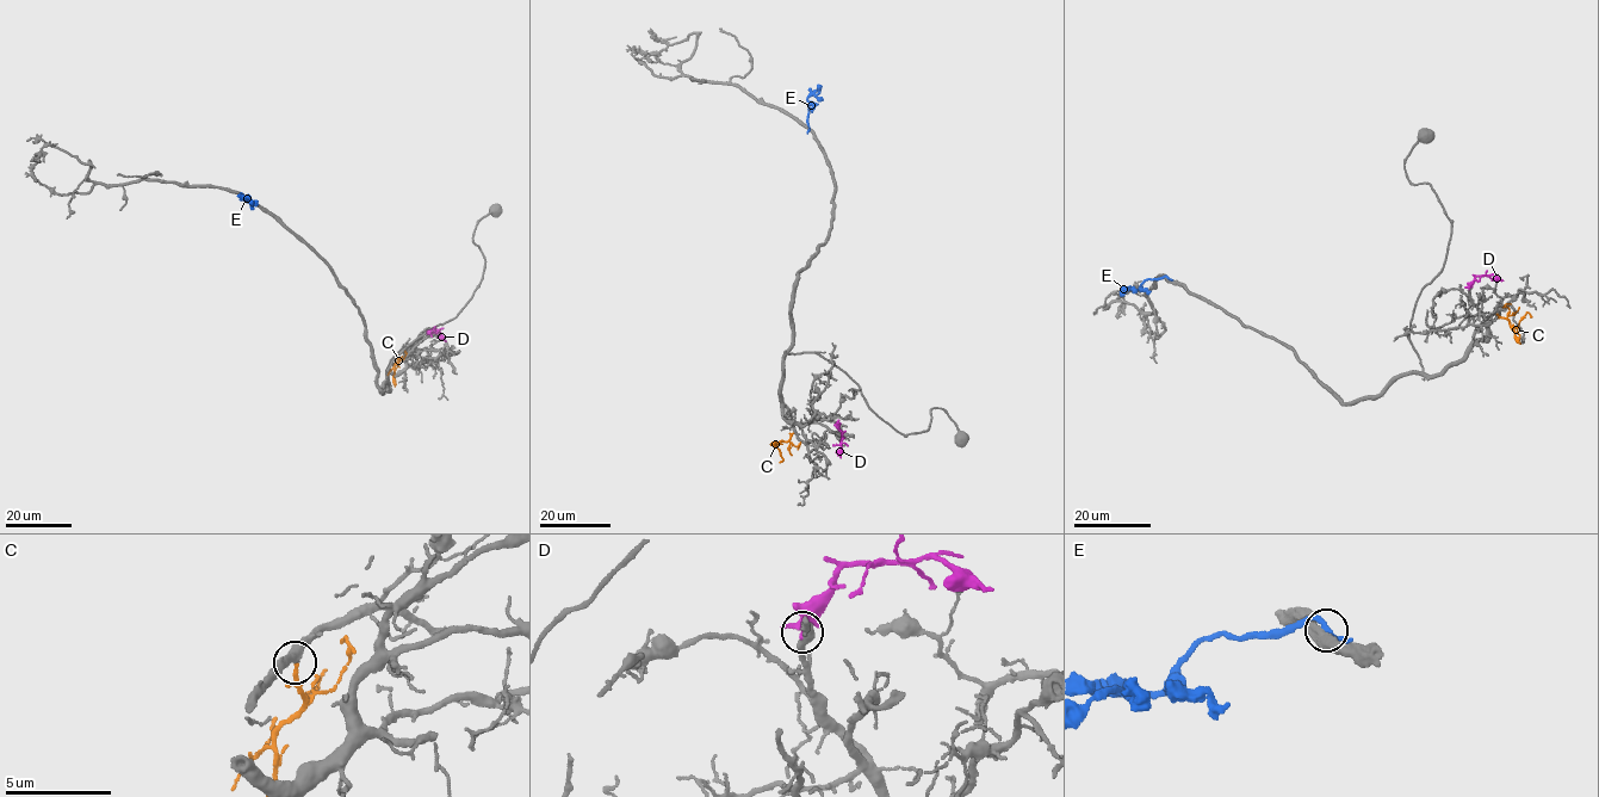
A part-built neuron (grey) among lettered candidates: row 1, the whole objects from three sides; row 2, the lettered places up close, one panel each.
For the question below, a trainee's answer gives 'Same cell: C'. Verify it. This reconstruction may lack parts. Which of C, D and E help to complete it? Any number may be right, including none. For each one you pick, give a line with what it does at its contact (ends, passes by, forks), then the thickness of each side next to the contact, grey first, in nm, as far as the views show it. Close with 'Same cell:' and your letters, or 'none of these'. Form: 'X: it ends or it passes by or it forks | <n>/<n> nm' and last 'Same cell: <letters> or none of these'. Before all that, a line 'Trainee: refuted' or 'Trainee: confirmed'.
Trainee: confirmed
C: it passes by | 320/120 nm
Same cell: C

